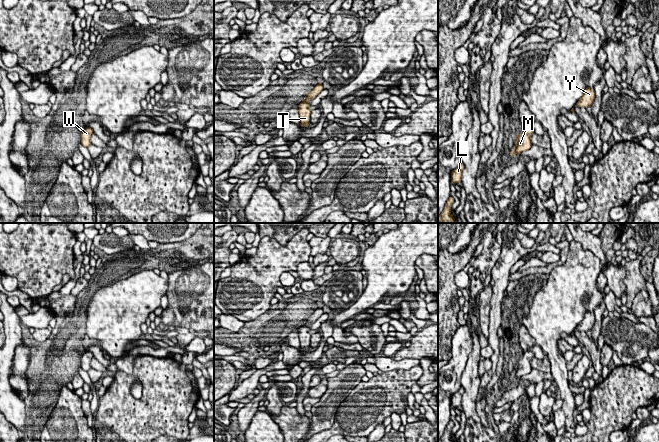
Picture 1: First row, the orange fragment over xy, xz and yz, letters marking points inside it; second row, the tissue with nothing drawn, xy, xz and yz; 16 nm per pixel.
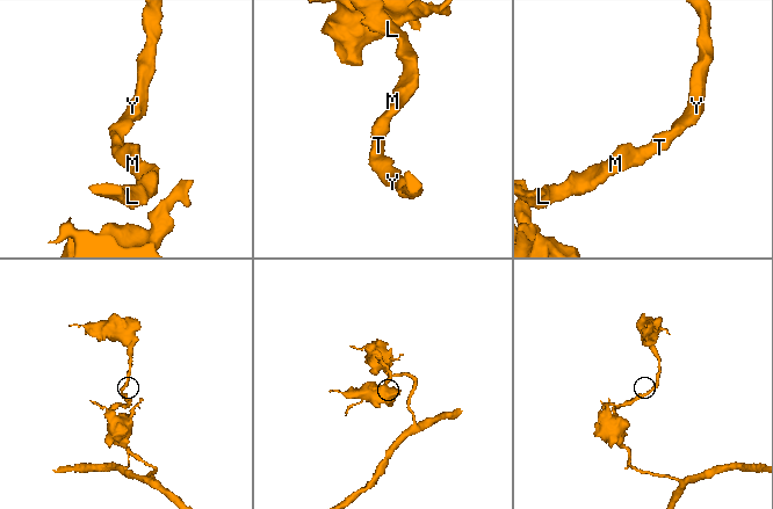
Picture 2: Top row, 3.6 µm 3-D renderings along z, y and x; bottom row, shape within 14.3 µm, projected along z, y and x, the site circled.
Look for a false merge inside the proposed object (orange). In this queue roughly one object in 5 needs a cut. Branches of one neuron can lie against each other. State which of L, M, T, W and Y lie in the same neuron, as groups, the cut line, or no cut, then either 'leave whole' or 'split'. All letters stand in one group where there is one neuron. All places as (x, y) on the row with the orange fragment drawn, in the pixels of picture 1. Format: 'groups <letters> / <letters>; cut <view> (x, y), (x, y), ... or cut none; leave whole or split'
groups L M T W Y; cut none; leave whole

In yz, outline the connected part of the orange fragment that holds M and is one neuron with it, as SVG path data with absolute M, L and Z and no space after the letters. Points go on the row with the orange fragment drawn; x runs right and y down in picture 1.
M531 126L524 128L524 130L515 136L514 149L510 151L511 156L516 156L532 147L531 135L535 133Z

